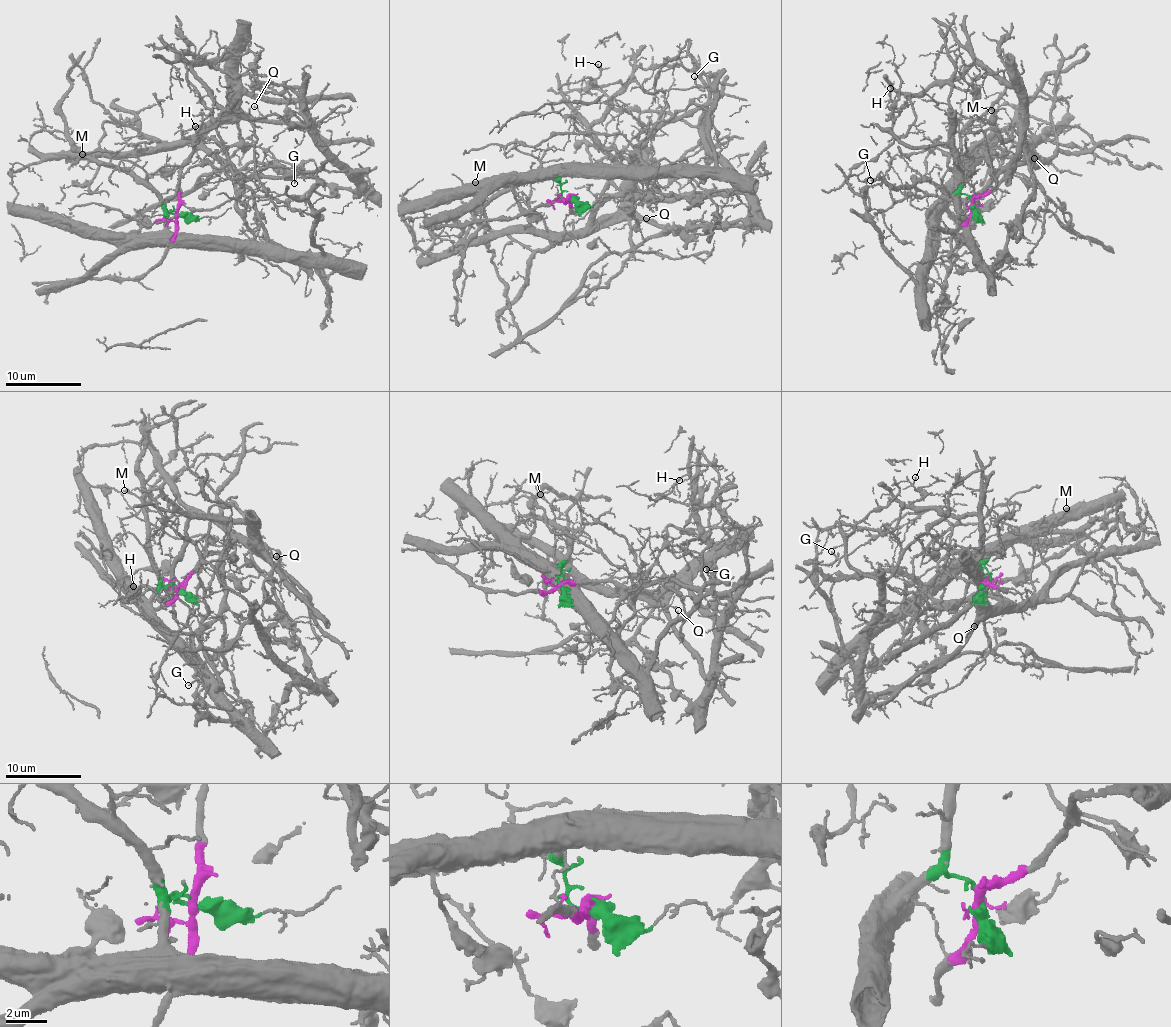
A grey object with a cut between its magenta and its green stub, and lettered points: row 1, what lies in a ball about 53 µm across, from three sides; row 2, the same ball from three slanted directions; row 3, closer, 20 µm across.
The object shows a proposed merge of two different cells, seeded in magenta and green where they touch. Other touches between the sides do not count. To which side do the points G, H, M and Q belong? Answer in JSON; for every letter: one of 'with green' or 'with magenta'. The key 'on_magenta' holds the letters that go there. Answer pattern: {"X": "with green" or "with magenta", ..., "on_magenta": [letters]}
{"G": "with green", "H": "with magenta", "M": "with green", "Q": "with magenta", "on_magenta": ["H", "Q"]}

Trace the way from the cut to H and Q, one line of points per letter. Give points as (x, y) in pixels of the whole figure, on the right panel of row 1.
H: (972, 205), (1004, 168), (1030, 158), (1019, 91), (975, 64), (937, 79), (899, 108), (890, 88)
Q: (972, 205), (976, 197), (997, 184), (1004, 168), (1024, 165), (1029, 157), (1029, 170), (1033, 158)

